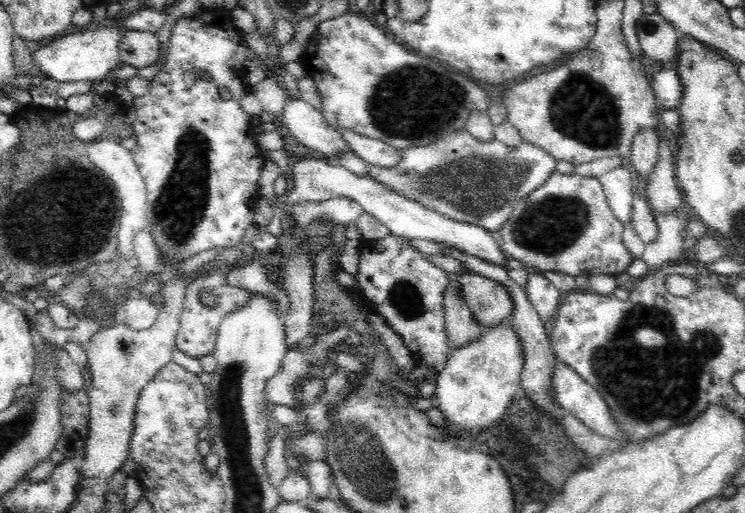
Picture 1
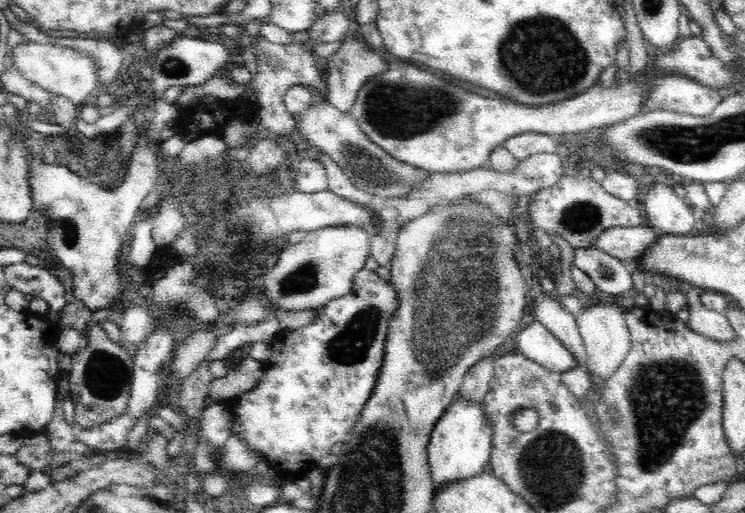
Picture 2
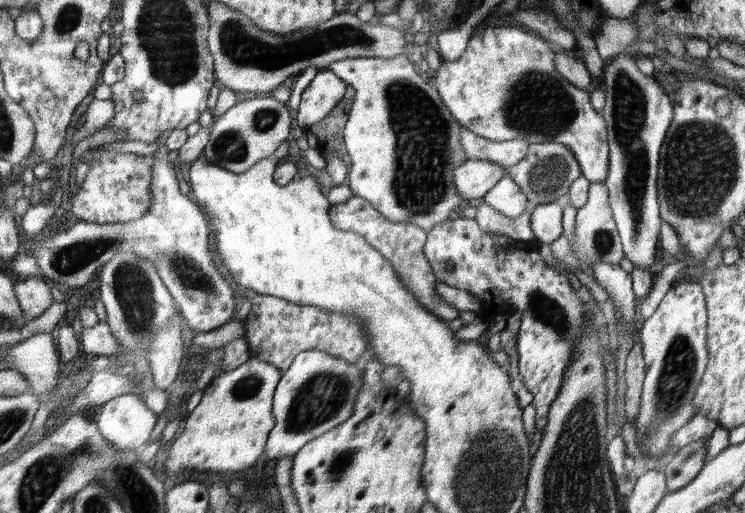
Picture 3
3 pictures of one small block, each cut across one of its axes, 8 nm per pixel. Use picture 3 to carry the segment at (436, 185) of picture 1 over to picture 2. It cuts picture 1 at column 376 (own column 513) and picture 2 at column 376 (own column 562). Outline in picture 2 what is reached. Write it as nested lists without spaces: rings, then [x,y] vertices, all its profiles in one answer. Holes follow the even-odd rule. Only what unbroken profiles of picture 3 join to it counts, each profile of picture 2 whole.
[[[328,99],[313,103],[300,114],[294,115],[293,120],[300,134],[314,151],[326,154],[350,177],[354,187],[372,195],[376,200],[406,198],[406,194],[412,194],[414,188],[422,186],[430,174],[389,156],[380,146],[372,143],[365,136],[351,111],[340,111]]]

